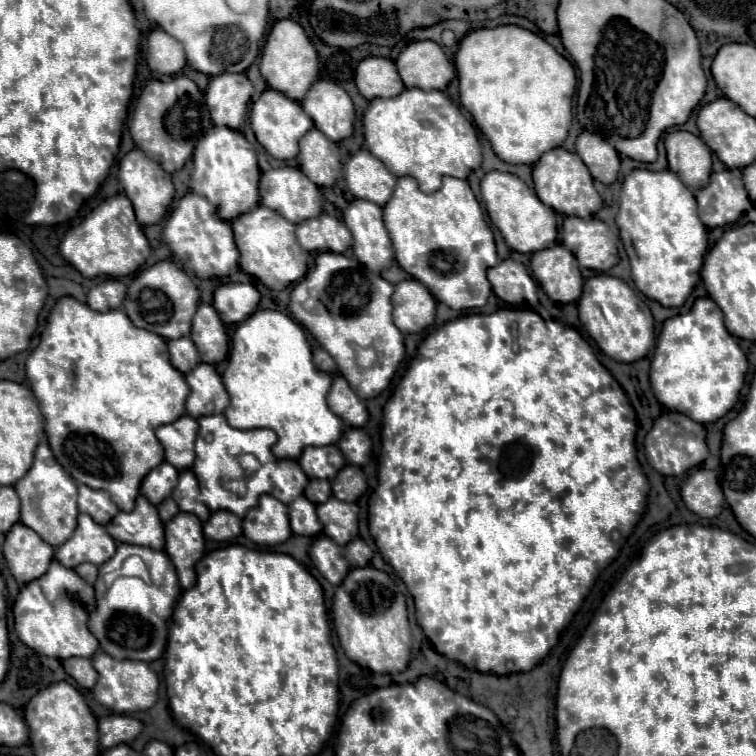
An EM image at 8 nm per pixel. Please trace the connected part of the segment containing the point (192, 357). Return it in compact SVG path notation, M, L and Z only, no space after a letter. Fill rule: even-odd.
M180 337L174 341L168 341L168 351L170 351L172 365L182 373L188 373L190 369L194 369L200 363L198 351L190 337Z

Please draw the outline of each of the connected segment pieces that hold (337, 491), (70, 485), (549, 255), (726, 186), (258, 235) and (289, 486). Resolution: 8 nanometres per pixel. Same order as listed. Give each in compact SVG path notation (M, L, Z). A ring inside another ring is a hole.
M346 465L332 481L332 493L340 501L356 501L366 491L366 475L356 465Z
M46 443L38 445L30 471L14 485L14 489L18 491L18 497L22 499L20 521L26 527L34 529L52 547L60 547L72 535L72 531L76 527L76 517L80 514L78 511L78 485L80 484L74 483L74 479L70 479L70 475L54 459L50 447Z
M554 245L532 255L532 275L554 303L576 303L582 295L582 273L578 261L566 247Z
M720 171L710 175L710 183L704 189L694 191L698 201L698 213L708 229L736 223L740 215L752 207L748 193L738 171Z
M258 205L254 211L236 217L232 221L232 229L234 229L236 247L240 251L240 269L260 279L266 287L282 291L306 275L308 253L302 251L302 247L298 247L298 239L294 235L296 225L282 219L282 215L270 211L268 207Z
M280 459L272 473L272 483L274 483L272 495L288 505L290 501L298 499L304 493L308 477L304 475L304 471L298 467L296 461Z

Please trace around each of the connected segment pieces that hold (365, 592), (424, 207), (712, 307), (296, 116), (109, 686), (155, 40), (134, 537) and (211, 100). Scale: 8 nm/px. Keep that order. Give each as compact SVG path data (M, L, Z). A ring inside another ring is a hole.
M372 565L362 569L352 569L346 575L344 585L340 585L340 589L334 595L332 613L334 613L334 629L338 635L338 641L348 659L356 661L360 667L368 667L374 673L400 673L406 669L410 661L410 641L412 641L410 623L406 615L406 601L402 593L394 589L392 579L384 571L378 571Z
M398 177L392 199L384 205L384 225L390 233L398 265L424 283L448 307L482 307L492 293L486 271L498 263L492 229L464 179L444 177L436 193L422 193L416 179Z
M696 299L694 307L662 323L650 367L650 385L656 399L668 409L698 423L714 423L738 401L748 359L724 323L720 307L710 299Z
M266 89L260 99L250 109L250 125L258 139L258 143L274 157L274 159L294 159L298 155L298 141L300 137L314 127L312 119L302 111L298 101L288 99L286 95Z
M104 651L96 653L92 659L96 671L98 671L98 681L94 687L94 699L112 709L114 713L134 713L134 711L146 711L156 703L156 691L158 691L158 677L150 669L148 663L134 663L134 661L118 661L110 659Z
M154 29L148 35L146 63L152 71L164 73L164 75L174 75L174 73L182 71L182 67L186 65L184 47L172 35L166 35L166 31Z
M144 495L136 499L134 511L120 511L106 525L106 531L118 543L164 549L164 523L160 521L156 507Z
M222 73L210 79L206 105L216 125L238 129L246 117L254 85L244 73Z

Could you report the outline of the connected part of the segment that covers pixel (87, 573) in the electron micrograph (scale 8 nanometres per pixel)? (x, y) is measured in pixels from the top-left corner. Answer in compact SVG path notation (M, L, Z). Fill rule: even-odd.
M84 563L84 565L78 565L74 569L86 583L94 583L96 581L96 575L98 575L98 567L92 565L92 563Z

